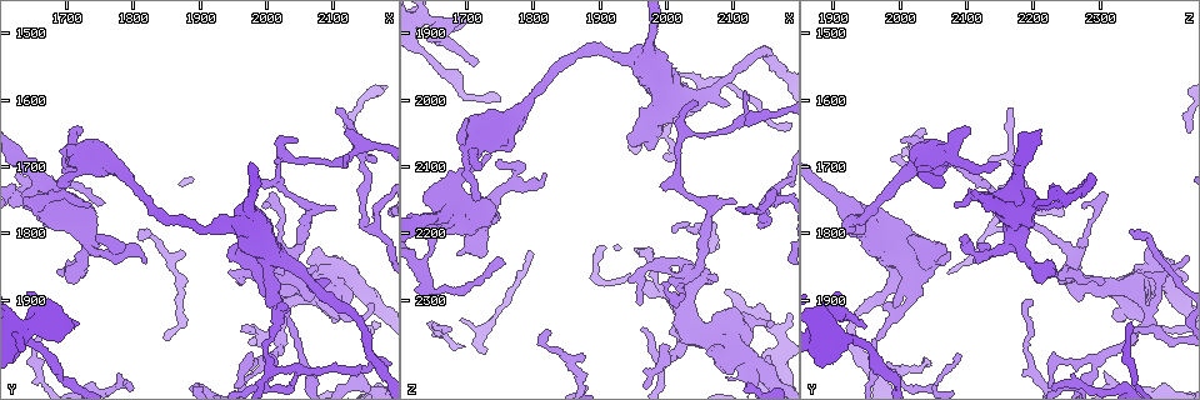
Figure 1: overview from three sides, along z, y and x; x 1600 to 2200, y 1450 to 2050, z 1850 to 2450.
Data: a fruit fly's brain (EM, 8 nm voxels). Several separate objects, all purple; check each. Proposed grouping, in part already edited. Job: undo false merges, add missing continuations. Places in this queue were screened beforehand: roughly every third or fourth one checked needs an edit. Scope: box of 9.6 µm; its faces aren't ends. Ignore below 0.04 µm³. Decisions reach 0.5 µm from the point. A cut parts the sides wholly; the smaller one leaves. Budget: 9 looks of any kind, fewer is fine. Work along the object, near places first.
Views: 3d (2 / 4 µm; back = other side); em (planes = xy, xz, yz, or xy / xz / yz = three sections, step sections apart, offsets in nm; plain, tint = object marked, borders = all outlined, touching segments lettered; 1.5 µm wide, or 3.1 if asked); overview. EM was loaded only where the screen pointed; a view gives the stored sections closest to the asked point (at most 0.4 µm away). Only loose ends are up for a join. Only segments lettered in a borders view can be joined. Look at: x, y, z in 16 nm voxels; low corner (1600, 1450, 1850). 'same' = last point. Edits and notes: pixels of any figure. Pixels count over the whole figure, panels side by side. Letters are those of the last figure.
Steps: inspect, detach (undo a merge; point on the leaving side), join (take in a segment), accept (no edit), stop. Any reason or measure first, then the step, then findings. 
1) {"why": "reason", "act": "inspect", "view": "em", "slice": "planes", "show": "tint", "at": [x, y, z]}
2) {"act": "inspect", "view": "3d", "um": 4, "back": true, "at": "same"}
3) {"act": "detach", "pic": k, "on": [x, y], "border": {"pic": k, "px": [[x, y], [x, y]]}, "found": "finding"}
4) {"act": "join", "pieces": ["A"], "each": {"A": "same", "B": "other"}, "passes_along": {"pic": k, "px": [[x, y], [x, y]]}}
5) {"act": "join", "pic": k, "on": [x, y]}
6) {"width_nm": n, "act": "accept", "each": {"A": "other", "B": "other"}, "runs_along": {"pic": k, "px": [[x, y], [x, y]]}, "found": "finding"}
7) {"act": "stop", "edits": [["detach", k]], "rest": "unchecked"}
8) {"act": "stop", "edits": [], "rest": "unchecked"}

{"why": "free end", "act": "inspect", "view": "3d", "um": 2, "at": [1715, 1695, 2150]}

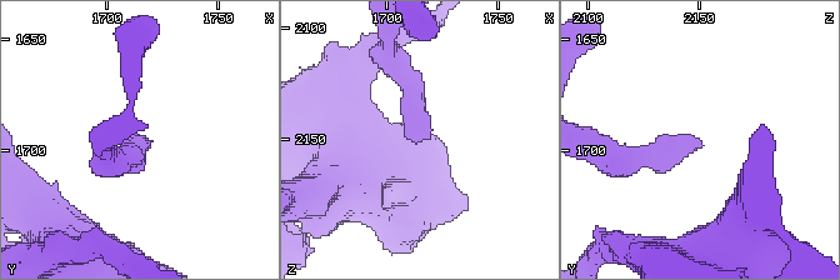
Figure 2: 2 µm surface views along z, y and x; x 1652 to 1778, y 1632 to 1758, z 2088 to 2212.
{"why": "need the tissue", "act": "inspect", "view": "em", "slice": "planes", "show": "tint", "at": [1716, 1697, 2152]}

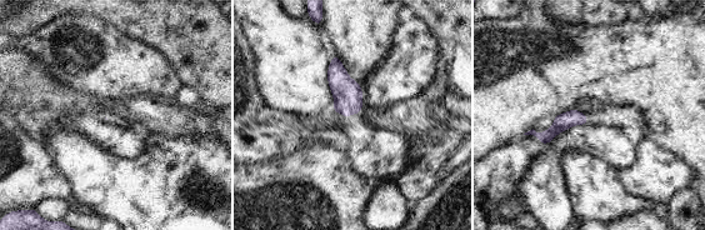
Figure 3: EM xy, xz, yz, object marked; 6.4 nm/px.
{"act": "inspect", "view": "em", "slice": "planes", "show": "borders", "at": "same"}

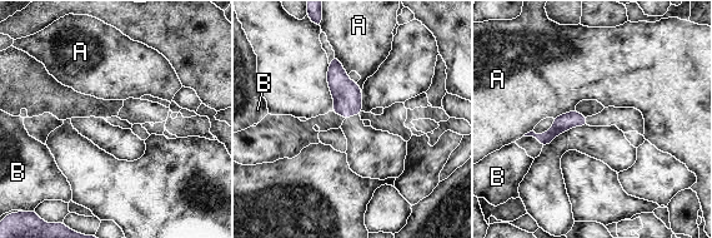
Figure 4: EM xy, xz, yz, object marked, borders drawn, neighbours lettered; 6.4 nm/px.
{"longest_contact_nm": ["A", 160], "act": "accept", "each": {"A": "other", "B": "other"}, "found": "no lettered segment goes on from it"}

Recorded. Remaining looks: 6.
{"act": "inspect", "view": "em", "slice": "planes", "show": "tint", "at": [2015, 1940, 1980]}

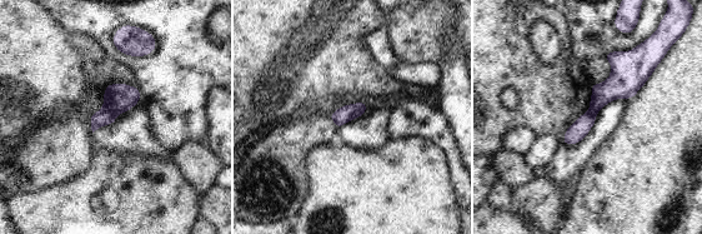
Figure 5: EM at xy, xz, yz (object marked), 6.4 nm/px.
{"why": "what lies round it", "act": "inspect", "view": "em", "slice": "planes", "show": "borders", "at": "same"}

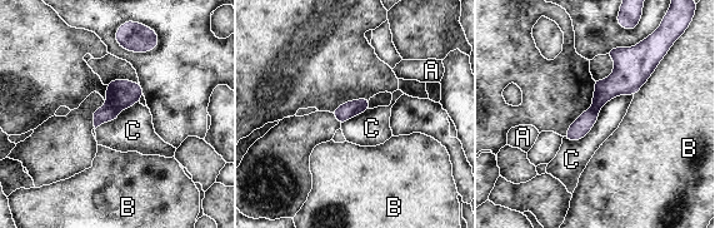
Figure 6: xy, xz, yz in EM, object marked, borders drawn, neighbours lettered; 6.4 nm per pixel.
{"act": "detach", "pic": 6, "on": [106, 113], "each": {"A": "other", "B": "other", "C": "other"}, "border": {"pic": 6, "px": [[105, 103], [119, 112]]}, "found": "two cells meet here"}

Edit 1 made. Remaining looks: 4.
{"why": "branch stops here", "act": "inspect", "view": "3d", "um": 4, "at": [1820, 1850, 2110]}

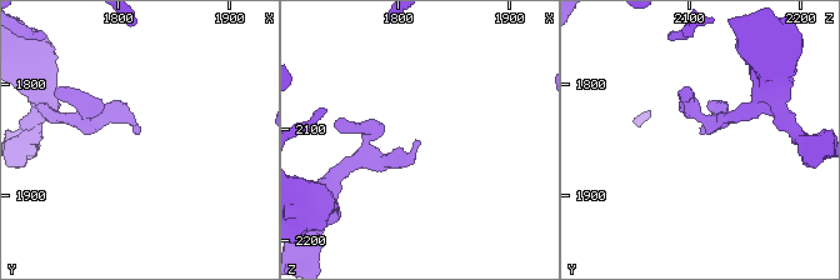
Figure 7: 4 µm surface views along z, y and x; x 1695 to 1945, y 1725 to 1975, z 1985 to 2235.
{"why": "now the EM", "act": "inspect", "view": "em", "slice": "xy", "step": 8, "show": "tint", "at": [1818, 1844, 2108]}

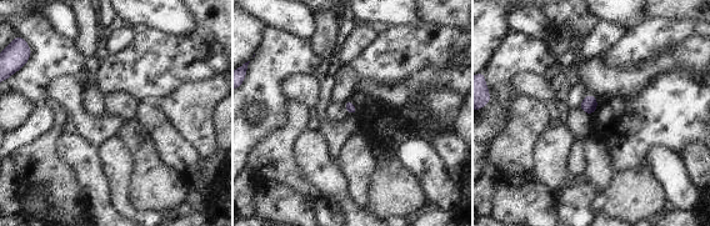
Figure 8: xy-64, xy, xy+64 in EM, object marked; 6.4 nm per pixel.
{"why": "another direction", "act": "inspect", "view": "em", "slice": "xz", "step": 4, "show": "borders", "at": "same"}

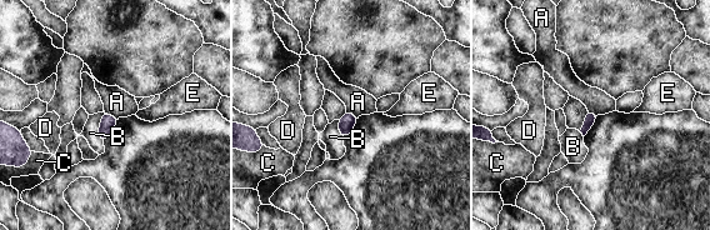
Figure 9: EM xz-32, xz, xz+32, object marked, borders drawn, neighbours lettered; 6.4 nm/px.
{"act": "accept", "each": {"A": "other", "B": "other", "C": "other", "D": "other", "E": "other"}, "border": {"pic": 9, "px": [[104, 110], [118, 119]]}, "found": "none of them fits"}

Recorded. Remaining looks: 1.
{"why": "tapers out", "act": "inspect", "view": "em", "slice": "planes", "show": "borders", "at": [2045, 1660, 2005]}

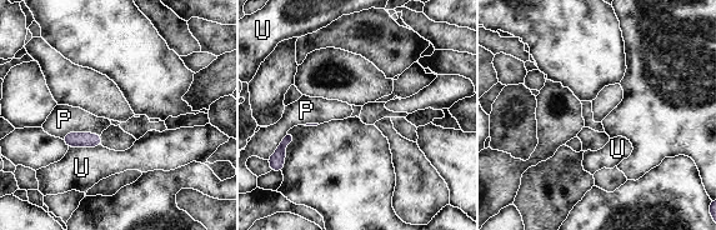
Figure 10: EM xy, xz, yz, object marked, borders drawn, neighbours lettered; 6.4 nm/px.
{"act": "accept", "each": {"P": "other", "U": "other"}, "border": {"pic": 10, "px": [[100, 134], [69, 131], [61, 139]]}, "found": "no lettered segment goes on from it"}

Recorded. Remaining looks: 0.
{"act": "stop", "edits": [["detach", 6]], "rest": "unchecked"}

